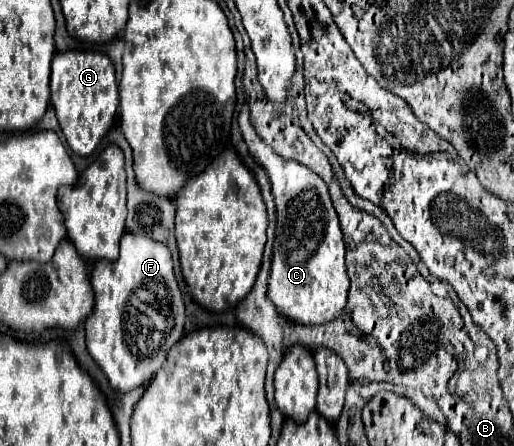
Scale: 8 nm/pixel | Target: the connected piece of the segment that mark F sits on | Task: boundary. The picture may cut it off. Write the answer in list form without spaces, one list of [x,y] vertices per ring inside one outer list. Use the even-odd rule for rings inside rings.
[[[125,233],[117,261],[99,261],[91,273],[95,309],[85,321],[87,349],[115,391],[125,393],[151,381],[169,349],[183,337],[185,305],[175,281],[169,249],[143,235]]]

